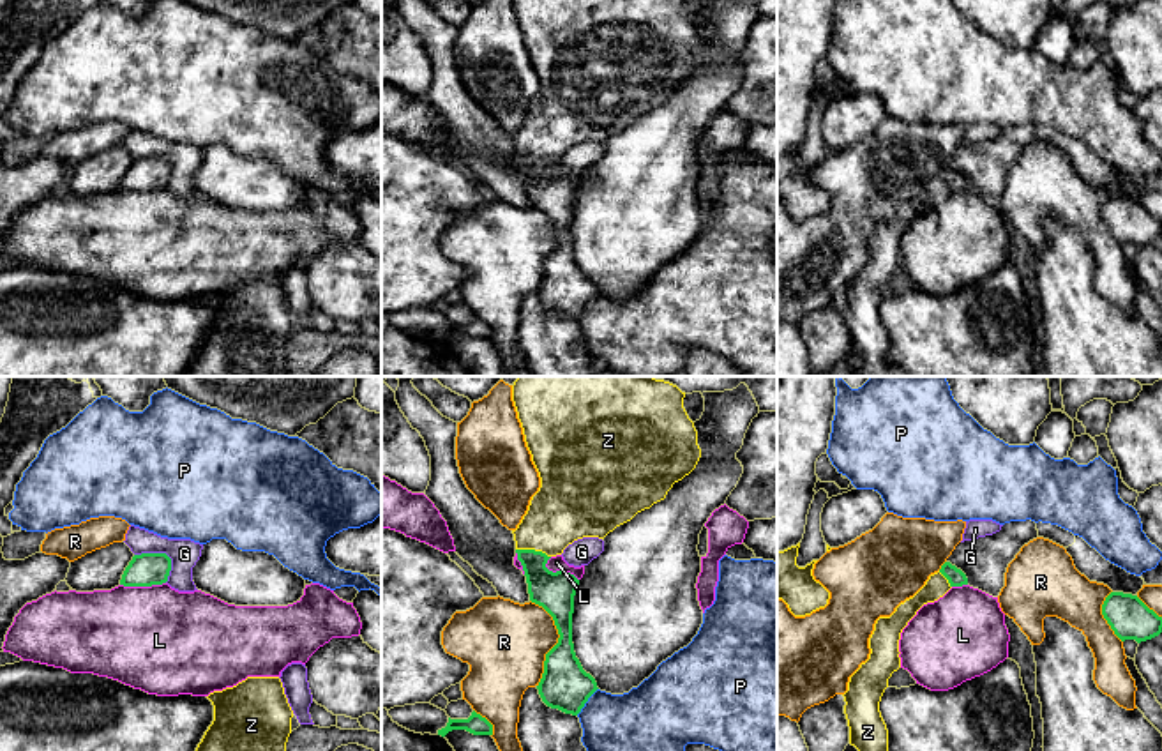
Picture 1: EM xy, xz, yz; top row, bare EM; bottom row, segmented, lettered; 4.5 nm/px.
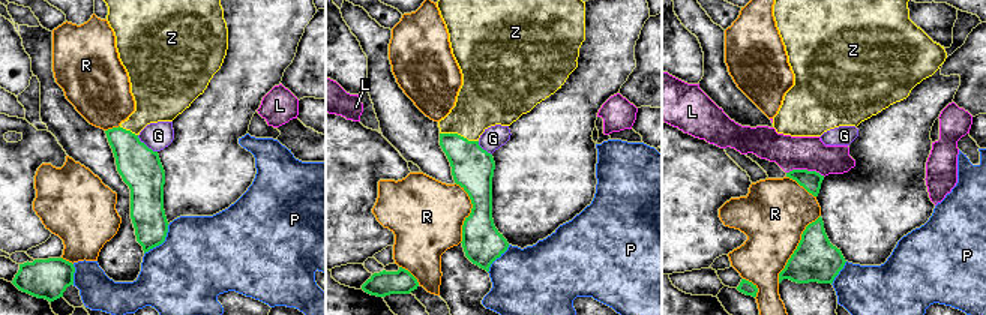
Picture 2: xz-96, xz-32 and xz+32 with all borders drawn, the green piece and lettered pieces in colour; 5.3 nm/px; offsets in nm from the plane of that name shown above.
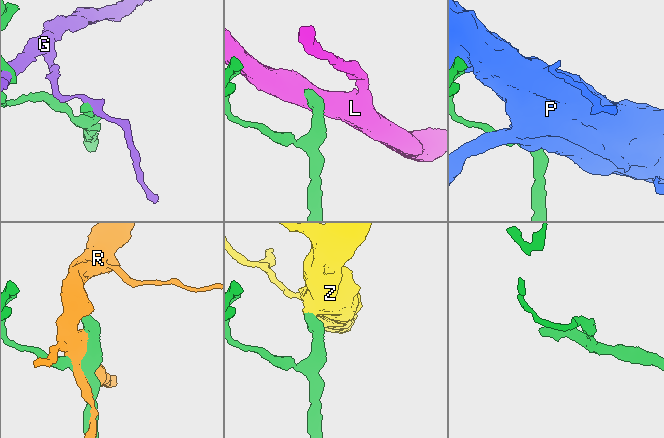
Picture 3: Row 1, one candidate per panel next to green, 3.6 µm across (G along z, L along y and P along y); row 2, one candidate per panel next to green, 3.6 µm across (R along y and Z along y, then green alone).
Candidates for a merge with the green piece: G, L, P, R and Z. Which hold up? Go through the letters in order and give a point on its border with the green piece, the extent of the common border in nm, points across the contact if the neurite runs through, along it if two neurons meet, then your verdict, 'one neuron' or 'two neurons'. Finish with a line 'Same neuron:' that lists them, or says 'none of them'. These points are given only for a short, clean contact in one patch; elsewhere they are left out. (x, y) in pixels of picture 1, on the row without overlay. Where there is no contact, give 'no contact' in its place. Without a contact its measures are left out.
G: contact xy (163, 158); length 200 nm; two neurons
L: contact xy (142, 189); length 200 nm; border xy (165, 186), (120, 189); two neurons
P: contact xz (587, 304); length 160 nm; two neurons
R: contact xz (558, 246); length 400 nm; two neurons
Z: contact xz (534, 154); length 170 nm; way xz (555, 197), (537, 179), (534, 154), (537, 142), (567, 112); one neuron
Same neuron: Z

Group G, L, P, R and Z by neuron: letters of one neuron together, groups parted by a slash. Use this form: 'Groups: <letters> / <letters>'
Groups: G / L / P / R / Z

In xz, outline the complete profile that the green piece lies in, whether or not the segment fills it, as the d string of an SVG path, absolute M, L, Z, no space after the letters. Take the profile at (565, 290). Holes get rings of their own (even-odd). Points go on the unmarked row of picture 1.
M512 0L526 51L540 81L526 118L514 138L530 205L555 224L558 247L546 258L537 290L542 306L577 320L599 293L576 262L572 247L574 200L579 184L546 171L551 161L577 143L604 143L638 117L666 102L699 62L698 35L683 12L685 0Z

